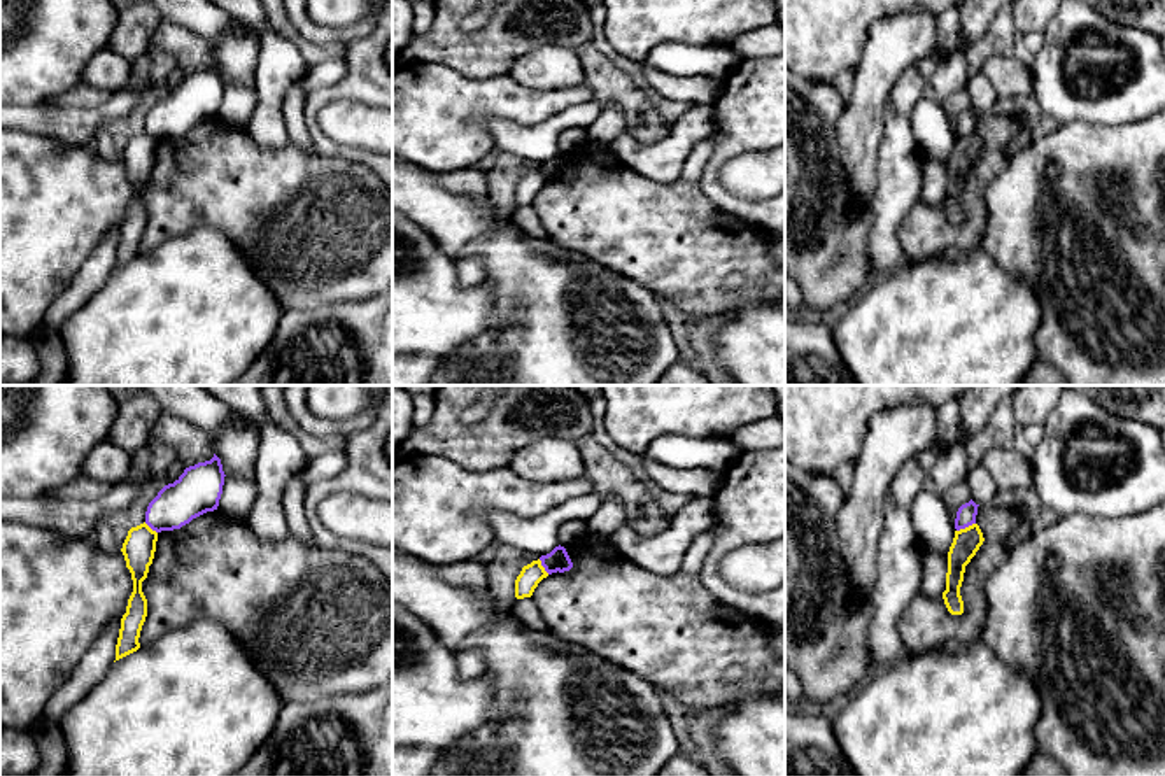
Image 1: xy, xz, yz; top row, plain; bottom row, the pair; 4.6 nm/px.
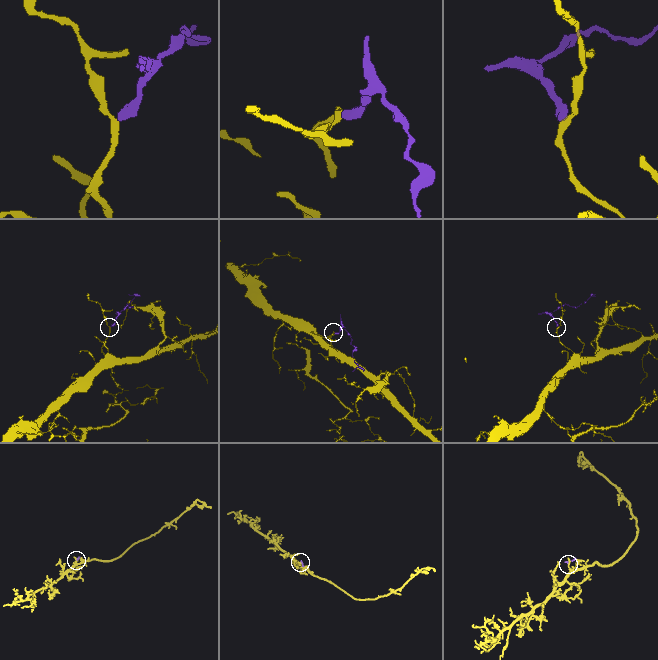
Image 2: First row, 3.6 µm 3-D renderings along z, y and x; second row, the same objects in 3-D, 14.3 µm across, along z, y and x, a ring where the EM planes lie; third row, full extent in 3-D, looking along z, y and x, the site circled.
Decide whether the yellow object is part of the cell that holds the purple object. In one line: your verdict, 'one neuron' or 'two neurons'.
two neurons

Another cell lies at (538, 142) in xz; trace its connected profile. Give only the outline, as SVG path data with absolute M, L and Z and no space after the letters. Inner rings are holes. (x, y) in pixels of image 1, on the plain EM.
M589 100L533 126L520 126L505 117L485 117L484 124L491 131L498 151L527 161L547 163L559 154L557 138L564 130L587 130L601 112L603 105Z

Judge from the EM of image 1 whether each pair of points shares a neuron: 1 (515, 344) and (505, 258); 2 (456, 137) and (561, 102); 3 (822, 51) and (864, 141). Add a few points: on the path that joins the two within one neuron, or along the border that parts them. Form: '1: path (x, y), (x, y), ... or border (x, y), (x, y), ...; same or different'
1: path (529, 323), (529, 284), (524, 279); same
2: path (480, 112), (489, 104), (535, 104); same
3: border (869, 30), (861, 62), (854, 69); different

